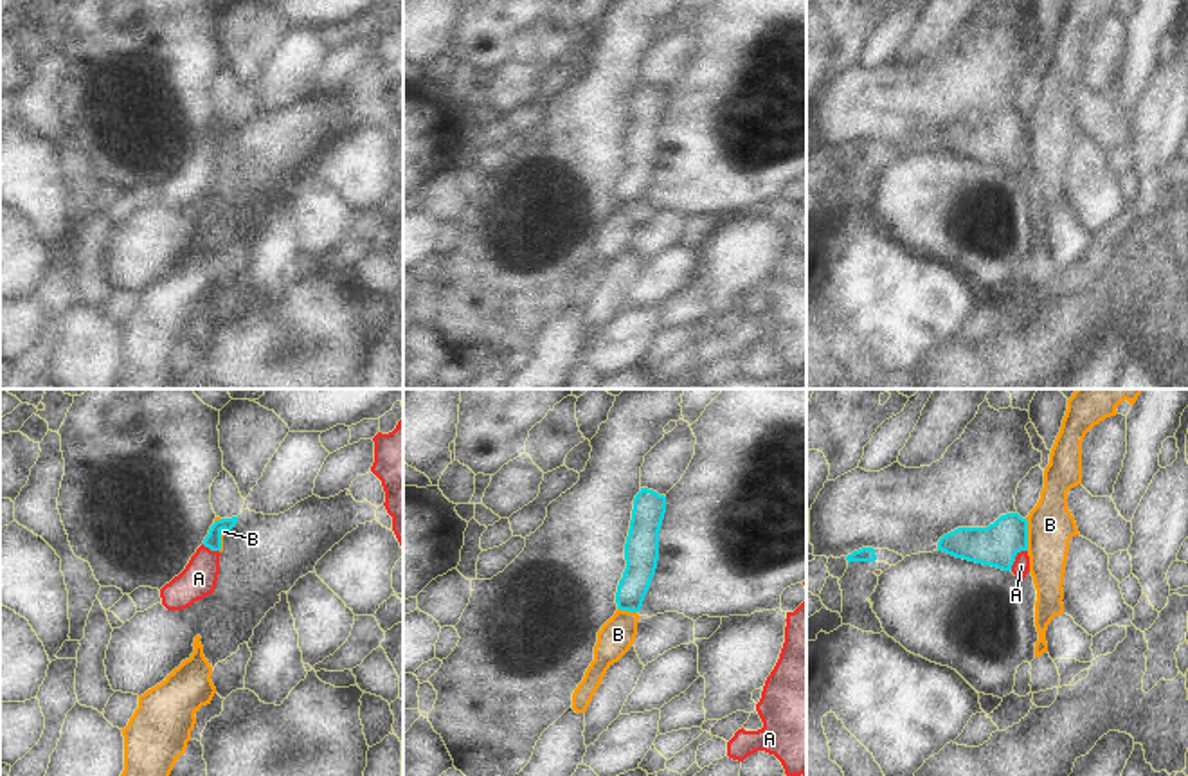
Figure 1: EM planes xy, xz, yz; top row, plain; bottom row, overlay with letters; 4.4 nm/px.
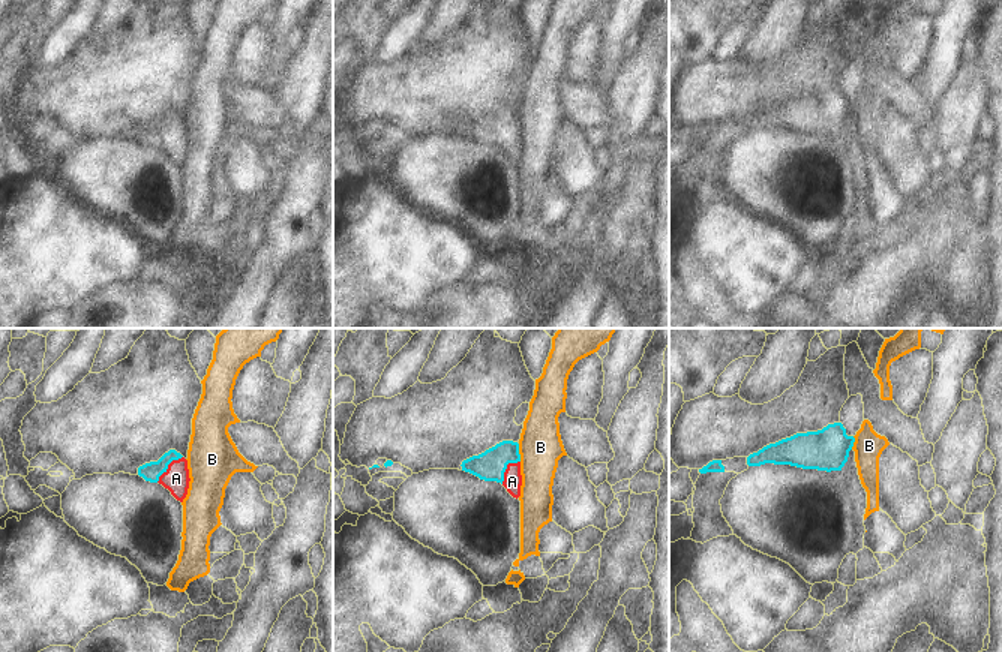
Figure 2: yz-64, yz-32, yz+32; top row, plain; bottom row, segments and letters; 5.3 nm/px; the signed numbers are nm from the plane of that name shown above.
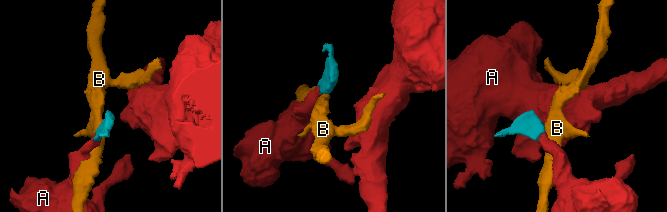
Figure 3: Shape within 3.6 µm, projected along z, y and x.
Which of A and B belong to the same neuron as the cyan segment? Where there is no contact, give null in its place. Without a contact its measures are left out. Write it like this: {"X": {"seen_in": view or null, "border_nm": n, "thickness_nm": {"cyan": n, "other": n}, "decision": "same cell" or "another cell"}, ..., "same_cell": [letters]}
{"A": {"seen_in": "yz", "border_nm": 120, "thickness_nm": {"cyan": 190, "other": 80}, "decision": "same cell"}, "B": {"seen_in": "yz", "border_nm": 140, "thickness_nm": {"cyan": 190, "other": 200}, "decision": "another cell"}, "same_cell": ["A"]}

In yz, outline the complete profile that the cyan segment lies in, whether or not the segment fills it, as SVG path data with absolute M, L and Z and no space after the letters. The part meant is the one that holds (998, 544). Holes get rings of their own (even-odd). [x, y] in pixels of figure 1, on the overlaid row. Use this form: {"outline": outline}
{"outline": "M1006 513L988 528L958 528L940 538L938 551L1012 571L1024 580L1030 573L1028 520L1019 513Z"}

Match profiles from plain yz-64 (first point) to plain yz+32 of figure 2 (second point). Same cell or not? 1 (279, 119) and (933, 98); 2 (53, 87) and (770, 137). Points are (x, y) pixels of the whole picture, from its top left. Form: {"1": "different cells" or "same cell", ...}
{"1": "different cells", "2": "different cells"}

